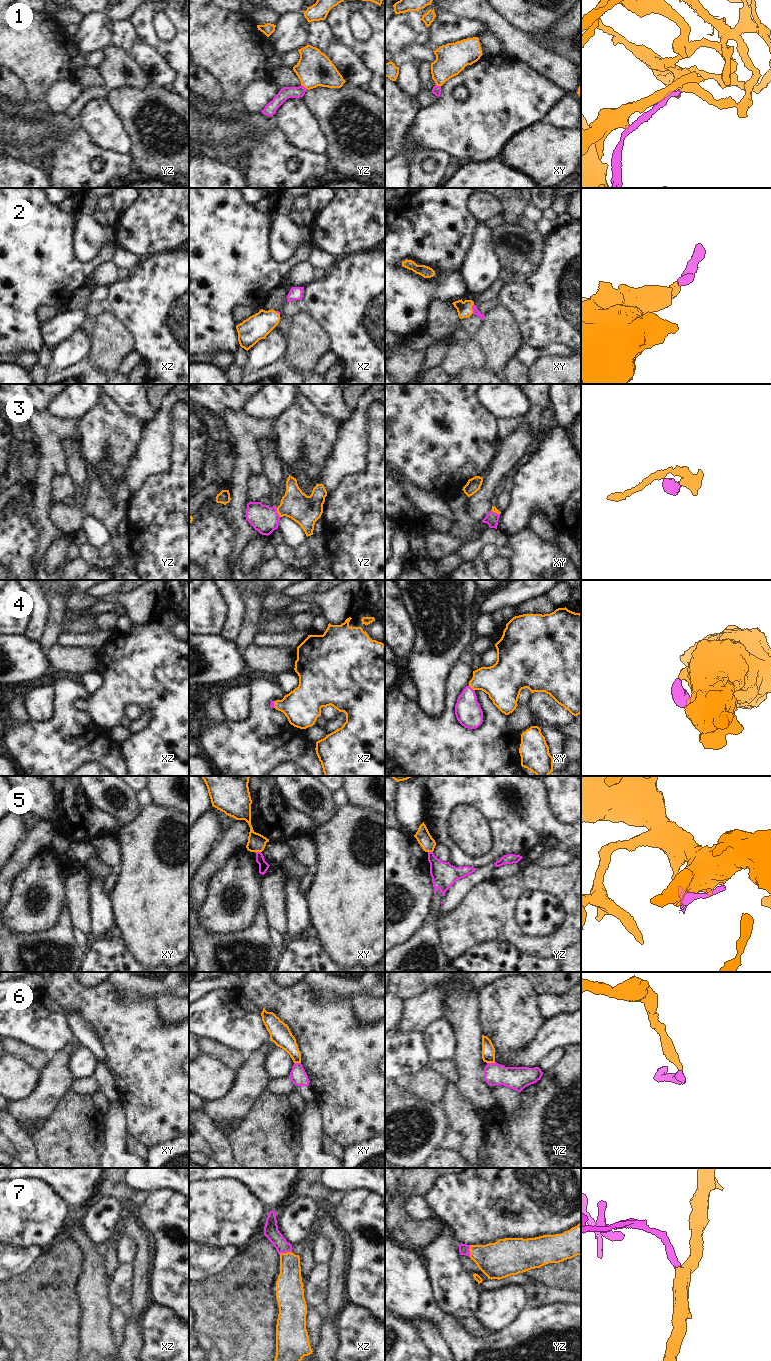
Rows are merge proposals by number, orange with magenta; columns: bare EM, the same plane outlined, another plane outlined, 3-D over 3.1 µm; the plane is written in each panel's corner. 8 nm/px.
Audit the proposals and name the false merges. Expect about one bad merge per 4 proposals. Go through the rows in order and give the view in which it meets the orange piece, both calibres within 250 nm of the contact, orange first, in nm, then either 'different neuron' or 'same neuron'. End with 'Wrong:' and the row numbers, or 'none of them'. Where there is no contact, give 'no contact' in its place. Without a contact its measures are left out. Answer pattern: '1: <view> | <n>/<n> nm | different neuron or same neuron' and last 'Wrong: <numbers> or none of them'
1: yz | 280/100 nm | same neuron
2: xy | 120/50 nm | same neuron
3: yz | 240/220 nm | same neuron
4: xy | 300/220 nm | same neuron
5: xy | 140/80 nm | different neuron
6: yz | 110/190 nm | different neuron
7: xz | 200/120 nm | same neuron
Wrong: 5, 6

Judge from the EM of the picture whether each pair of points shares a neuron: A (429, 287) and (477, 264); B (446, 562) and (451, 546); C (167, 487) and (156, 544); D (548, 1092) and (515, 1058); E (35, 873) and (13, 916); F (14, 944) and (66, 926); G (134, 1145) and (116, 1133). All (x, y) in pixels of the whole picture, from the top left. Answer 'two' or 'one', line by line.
A: two
B: two
C: one
D: two
E: one
F: one
G: two

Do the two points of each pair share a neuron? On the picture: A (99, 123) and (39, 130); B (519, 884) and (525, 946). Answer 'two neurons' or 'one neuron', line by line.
A: one neuron
B: one neuron

